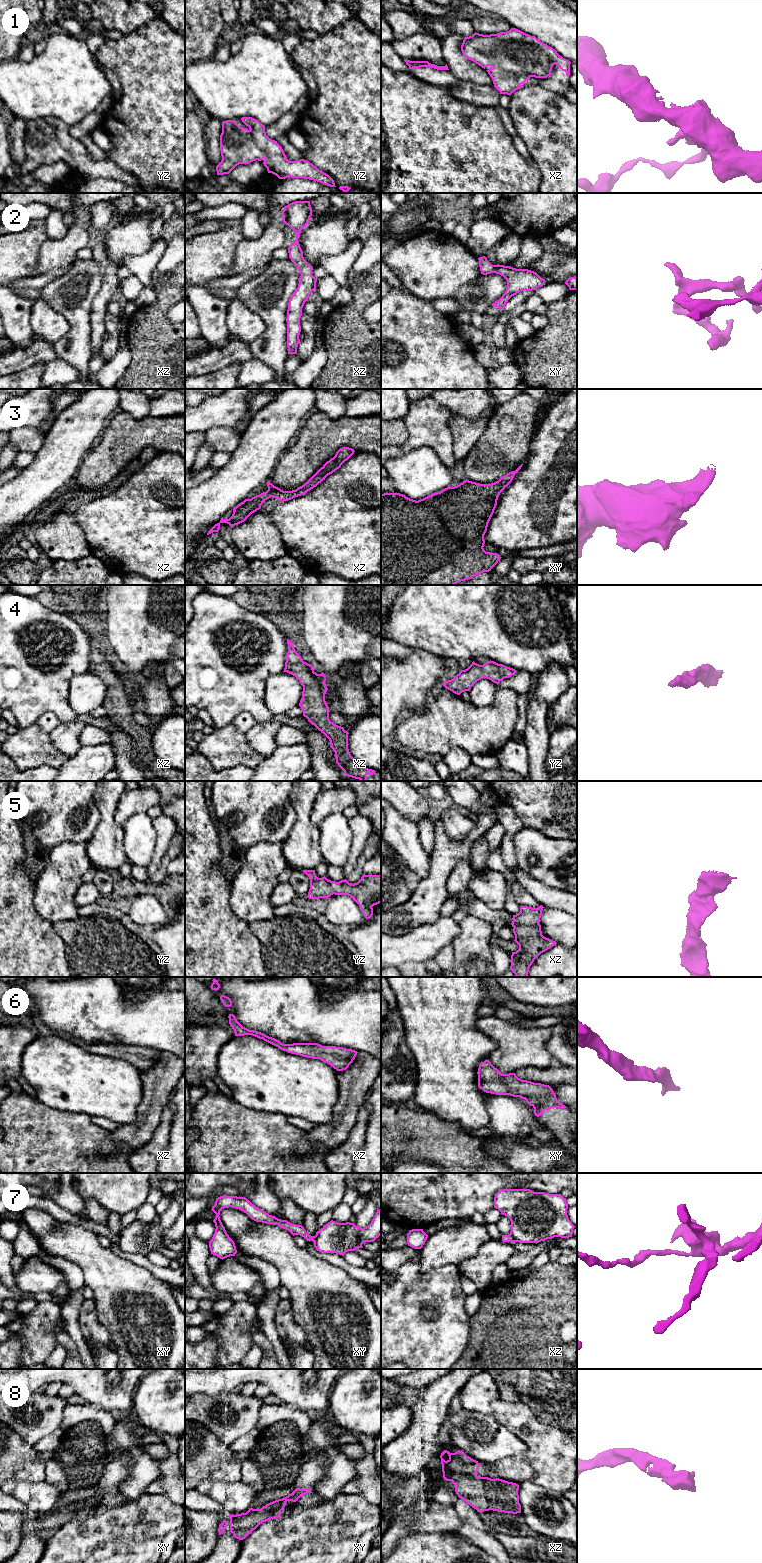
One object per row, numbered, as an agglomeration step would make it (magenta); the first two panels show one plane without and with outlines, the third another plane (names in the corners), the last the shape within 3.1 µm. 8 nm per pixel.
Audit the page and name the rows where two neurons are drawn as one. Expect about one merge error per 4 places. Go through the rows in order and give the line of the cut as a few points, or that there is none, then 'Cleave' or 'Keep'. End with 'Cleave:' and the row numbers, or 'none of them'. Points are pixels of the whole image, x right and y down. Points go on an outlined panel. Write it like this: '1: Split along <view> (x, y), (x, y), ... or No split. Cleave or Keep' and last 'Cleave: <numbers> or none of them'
1: No split. Keep
2: No split. Keep
3: No split. Keep
4: No split. Keep
5: No split. Keep
6: No split. Keep
7: Split along xz (509, 1234), (511, 1240). Cleave
8: No split. Keep
Cleave: 7

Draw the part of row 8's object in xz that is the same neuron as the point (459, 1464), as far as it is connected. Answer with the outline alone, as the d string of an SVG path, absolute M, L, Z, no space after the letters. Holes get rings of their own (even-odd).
M444 1450L441 1453L440 1458L444 1480L451 1481L454 1484L455 1492L458 1497L464 1500L478 1512L481 1513L484 1511L493 1510L512 1514L521 1513L518 1484L499 1478L491 1479L488 1477L477 1476L476 1474L480 1464L478 1461L467 1456L460 1450L455 1453L450 1453L449 1451Z

